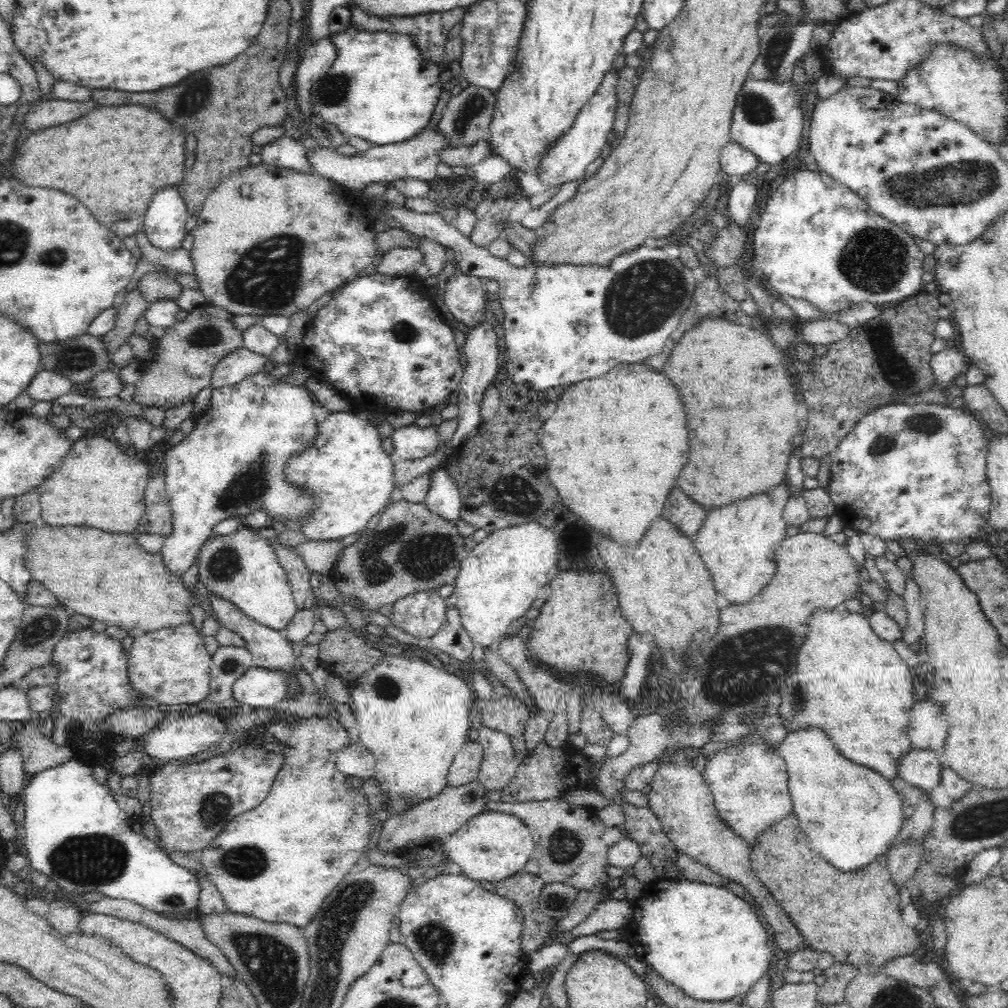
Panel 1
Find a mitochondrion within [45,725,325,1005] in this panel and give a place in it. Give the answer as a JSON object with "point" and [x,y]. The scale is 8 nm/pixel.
{"point":[92,859]}

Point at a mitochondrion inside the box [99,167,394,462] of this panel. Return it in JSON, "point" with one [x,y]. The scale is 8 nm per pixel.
{"point":[268,275]}

